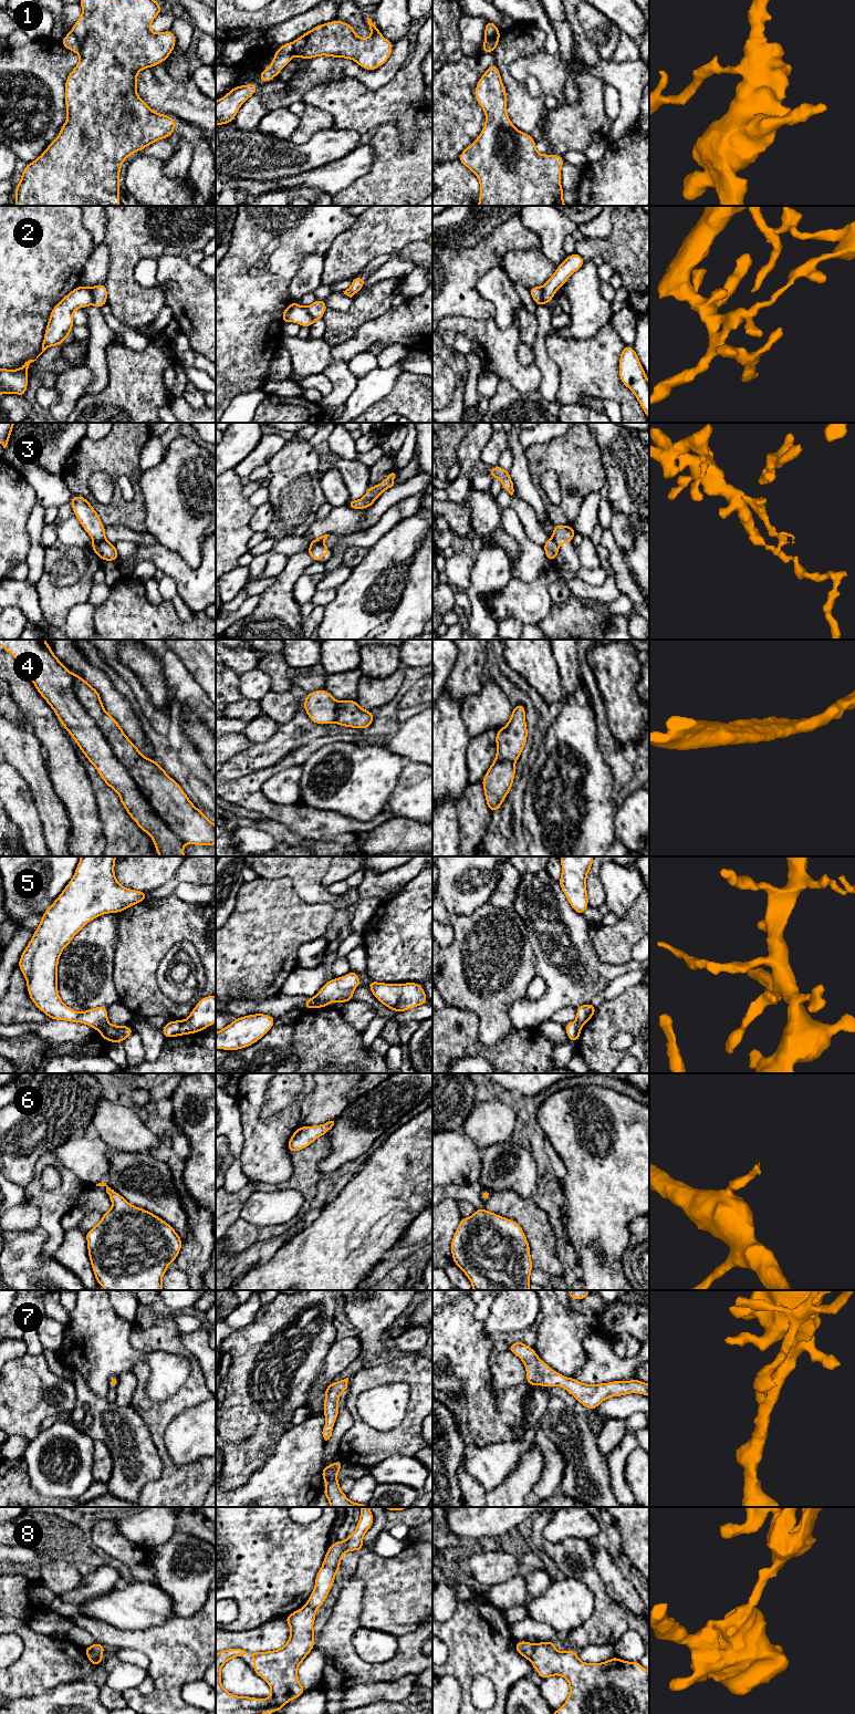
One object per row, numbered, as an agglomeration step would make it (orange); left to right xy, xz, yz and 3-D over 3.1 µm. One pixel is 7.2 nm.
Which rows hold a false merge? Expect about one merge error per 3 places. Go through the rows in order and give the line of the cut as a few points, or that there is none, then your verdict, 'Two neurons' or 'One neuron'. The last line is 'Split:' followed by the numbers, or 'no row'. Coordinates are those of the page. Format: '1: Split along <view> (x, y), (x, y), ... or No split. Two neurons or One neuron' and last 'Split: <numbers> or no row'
1: Split along xy (72, 31), (79, 42), (79, 53). Two neurons
2: Split along yz (541, 287), (542, 301), (544, 303). Two neurons
3: Split along xy (106, 540), (94, 542). Two neurons
4: Split along xy (71, 673), (75, 697), (101, 730), (150, 808), (184, 843). Two neurons
5: Split along xz (315, 996), (325, 1006). Two neurons
6: No split. One neuron
7: No split. One neuron
8: Split along xy (90, 1647), (100, 1662). Two neurons
Split: 1, 2, 3, 4, 5, 8

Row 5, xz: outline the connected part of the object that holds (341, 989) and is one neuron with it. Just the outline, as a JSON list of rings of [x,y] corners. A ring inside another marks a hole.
[[[351,970],[343,977],[329,980],[315,997],[325,1007],[329,1007],[332,1001],[345,1004],[353,1000],[353,993],[361,984],[362,979],[357,976],[357,973]]]

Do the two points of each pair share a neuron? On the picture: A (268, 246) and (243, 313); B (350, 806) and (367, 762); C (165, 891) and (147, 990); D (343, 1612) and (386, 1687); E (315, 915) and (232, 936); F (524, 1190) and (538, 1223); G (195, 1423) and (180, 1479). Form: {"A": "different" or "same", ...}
{"A": "same", "B": "same", "C": "different", "D": "different", "E": "same", "F": "different", "G": "different"}

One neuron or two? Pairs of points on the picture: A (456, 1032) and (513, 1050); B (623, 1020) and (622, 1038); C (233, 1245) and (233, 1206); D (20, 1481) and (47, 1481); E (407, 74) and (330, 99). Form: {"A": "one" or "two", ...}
{"A": "one", "B": "two", "C": "two", "D": "two", "E": "one"}

